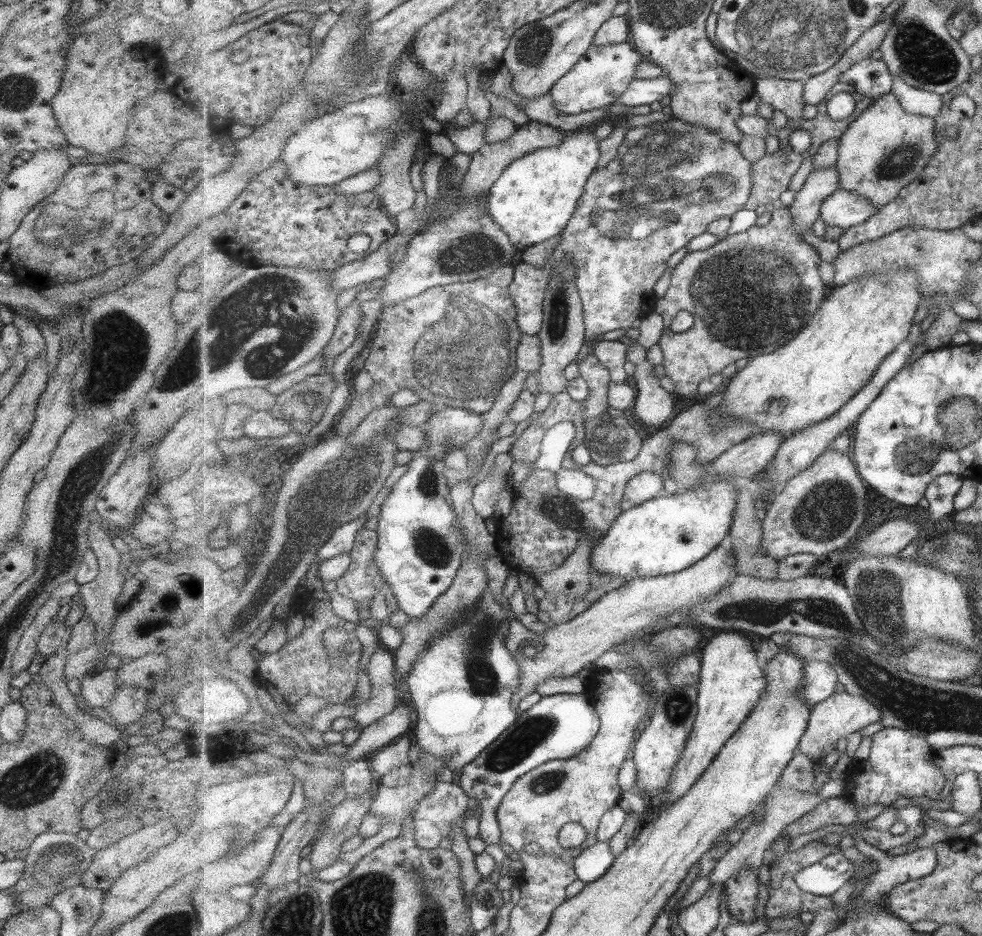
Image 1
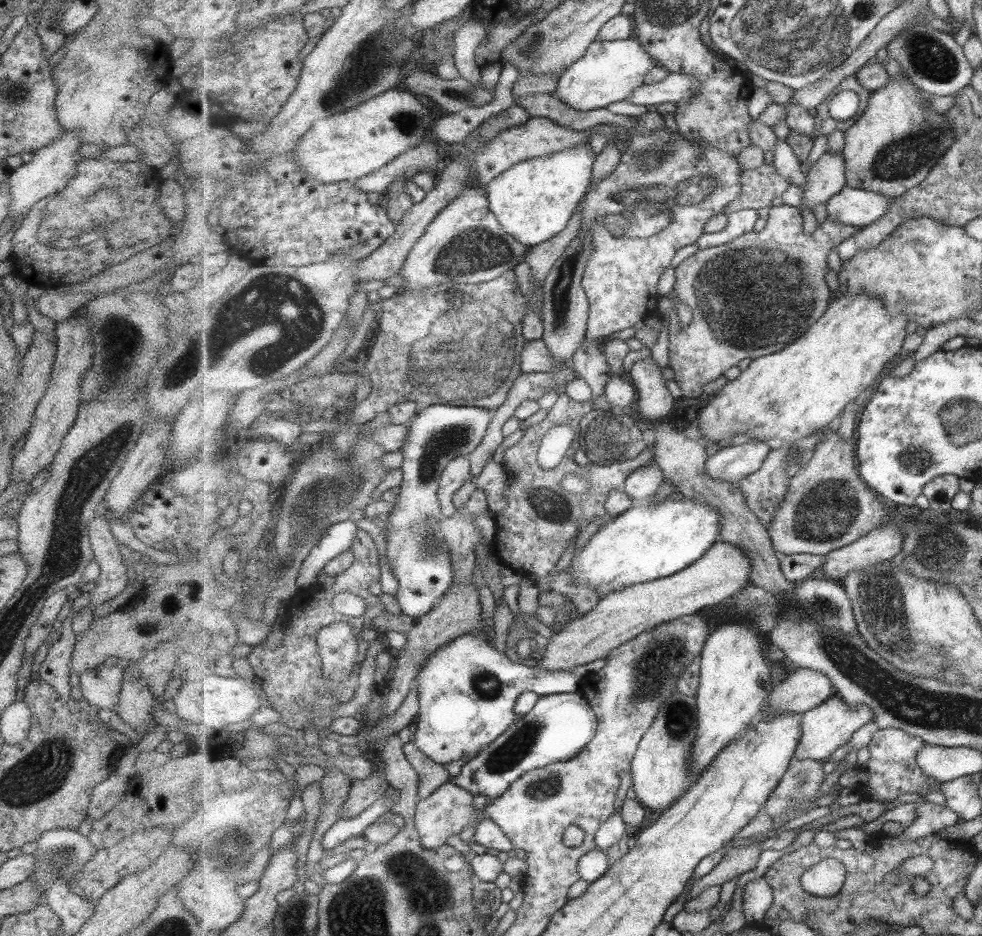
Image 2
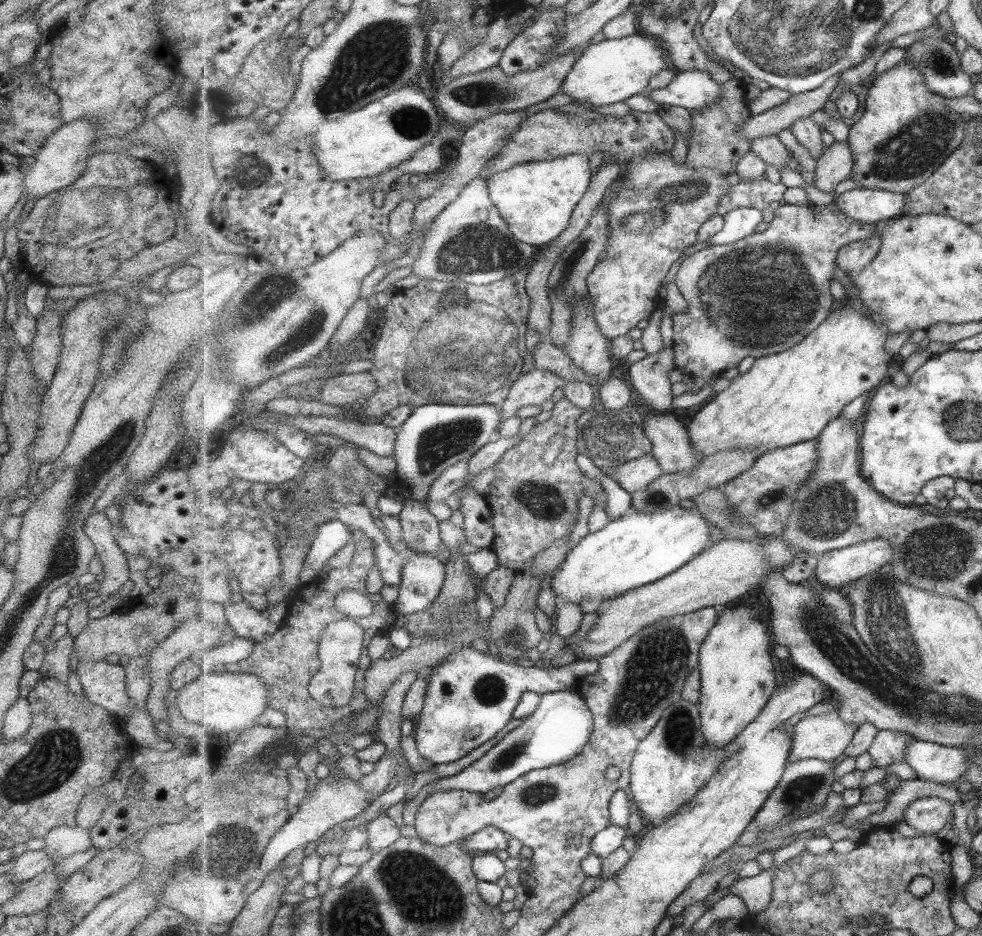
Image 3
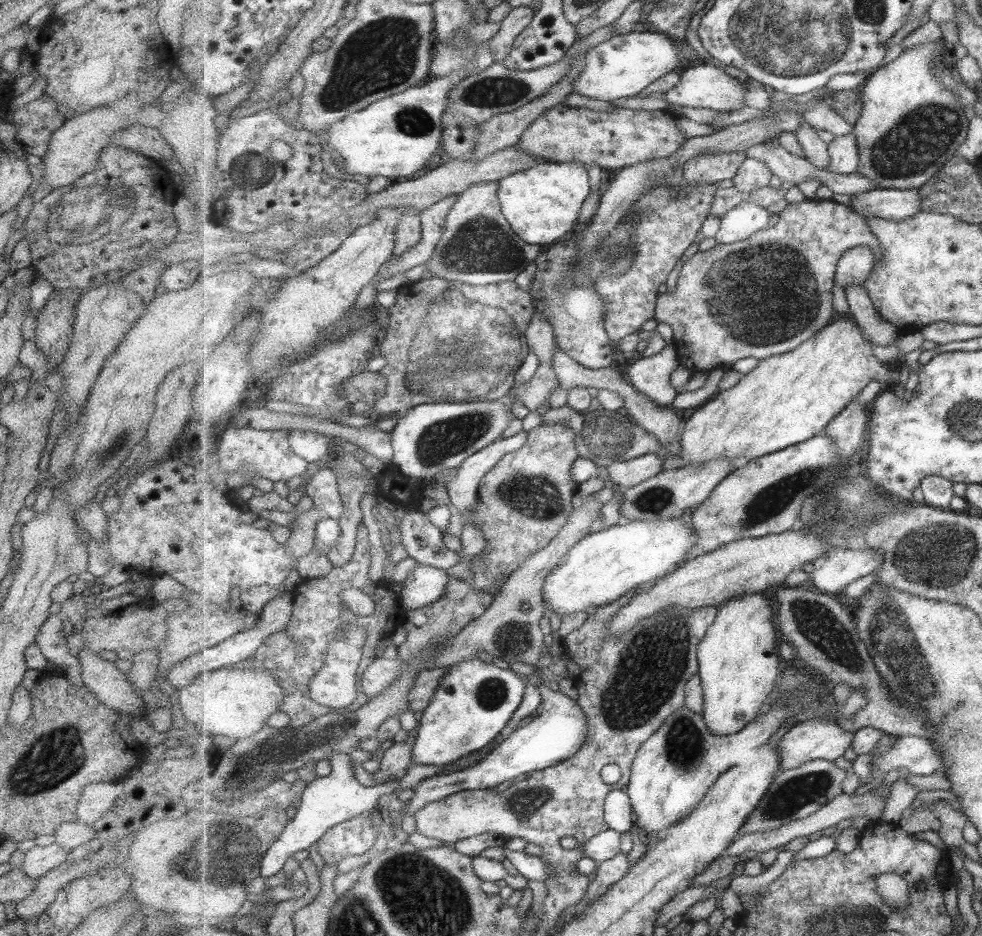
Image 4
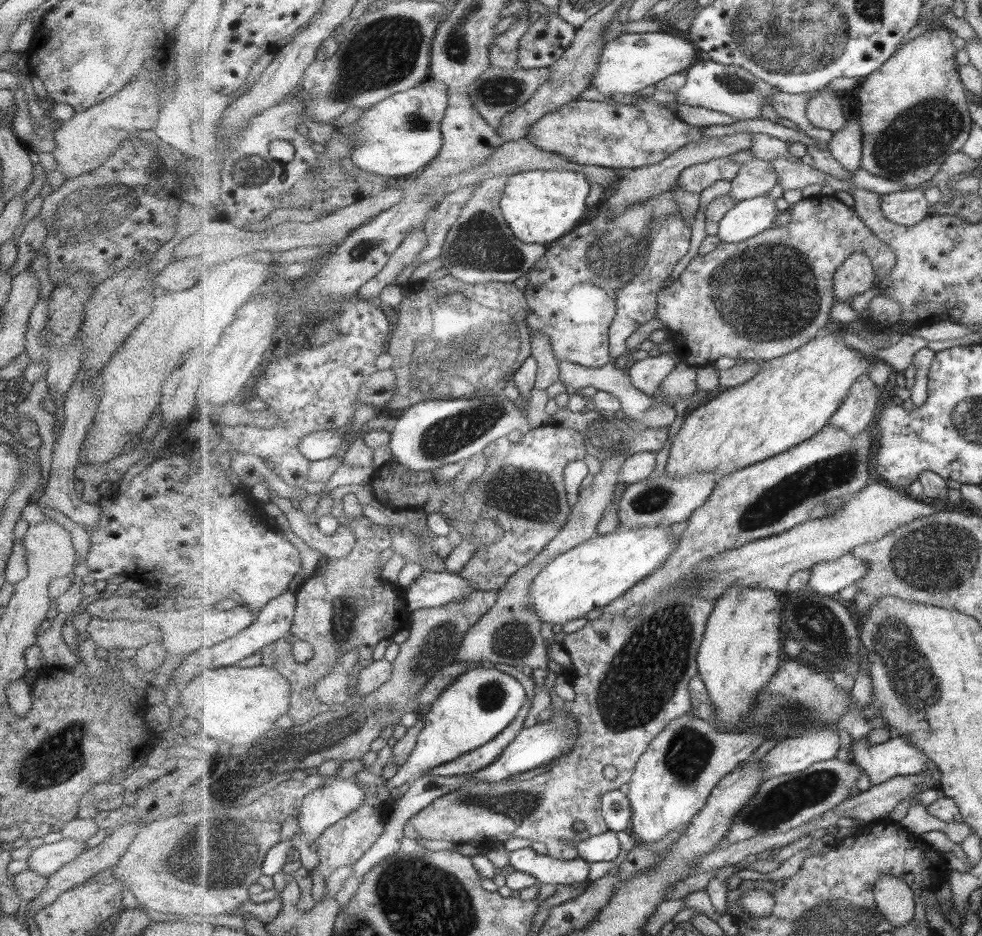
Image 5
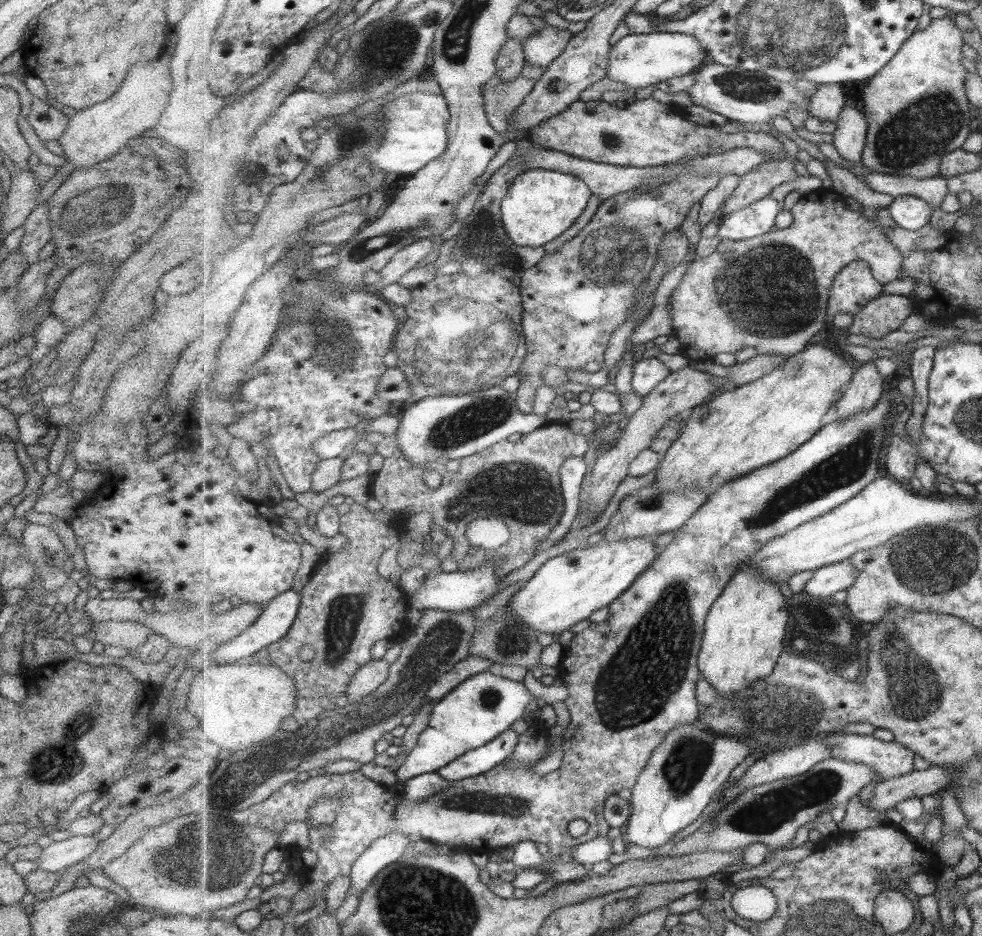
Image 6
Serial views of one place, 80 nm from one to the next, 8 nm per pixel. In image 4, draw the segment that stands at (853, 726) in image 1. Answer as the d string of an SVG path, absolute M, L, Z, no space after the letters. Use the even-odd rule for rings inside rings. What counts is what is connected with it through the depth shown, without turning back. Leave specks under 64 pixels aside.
M807 720L805 722L796 724L779 740L779 758L780 771L793 770L799 768L812 760L837 760L839 756L844 756L847 748L853 744L855 732L845 732L839 728L838 722L831 722L823 720Z

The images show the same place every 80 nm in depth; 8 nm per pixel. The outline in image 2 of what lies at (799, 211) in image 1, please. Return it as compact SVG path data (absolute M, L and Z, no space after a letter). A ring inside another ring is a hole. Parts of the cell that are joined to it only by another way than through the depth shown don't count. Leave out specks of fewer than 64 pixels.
M825 153L811 168L803 186L808 210L823 204L848 186L847 166L843 153Z

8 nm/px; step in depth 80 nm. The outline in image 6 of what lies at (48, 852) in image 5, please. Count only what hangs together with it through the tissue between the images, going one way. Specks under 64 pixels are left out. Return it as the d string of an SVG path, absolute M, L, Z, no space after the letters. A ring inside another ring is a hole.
M75 835L54 841L51 846L41 850L39 857L35 859L35 864L37 864L37 869L61 873L66 868L93 855L99 845L100 841L96 835Z

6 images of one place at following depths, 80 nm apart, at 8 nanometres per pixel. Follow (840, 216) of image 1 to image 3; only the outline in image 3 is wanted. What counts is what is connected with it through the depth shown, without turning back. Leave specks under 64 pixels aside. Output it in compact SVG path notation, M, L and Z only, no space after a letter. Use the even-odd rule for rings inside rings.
M857 187L836 195L835 204L850 217L867 224L904 214L910 193L889 192L883 189Z

